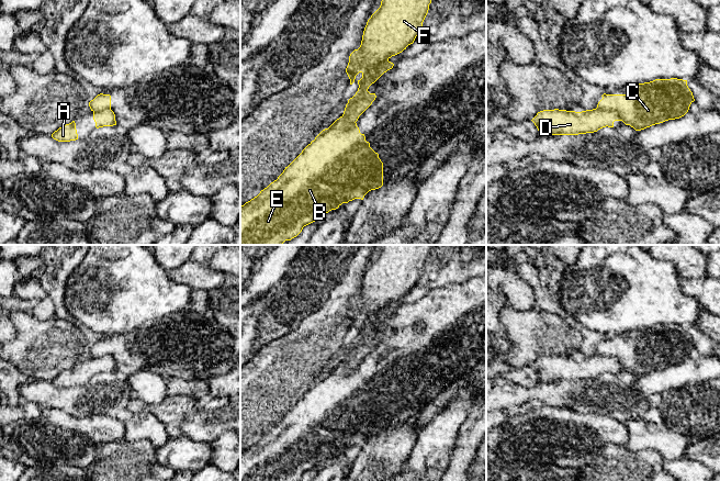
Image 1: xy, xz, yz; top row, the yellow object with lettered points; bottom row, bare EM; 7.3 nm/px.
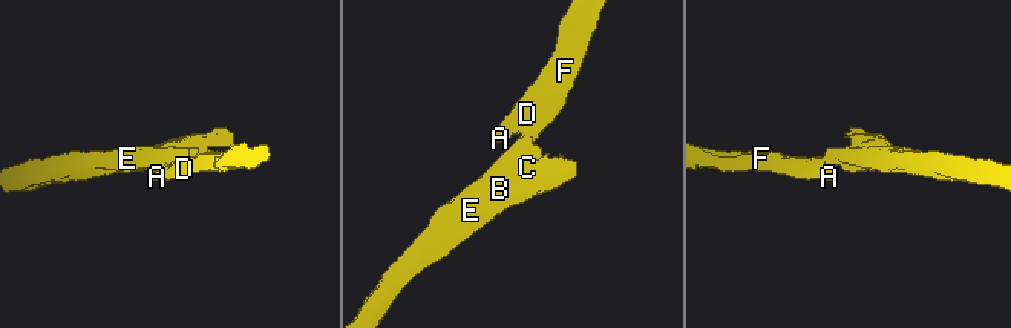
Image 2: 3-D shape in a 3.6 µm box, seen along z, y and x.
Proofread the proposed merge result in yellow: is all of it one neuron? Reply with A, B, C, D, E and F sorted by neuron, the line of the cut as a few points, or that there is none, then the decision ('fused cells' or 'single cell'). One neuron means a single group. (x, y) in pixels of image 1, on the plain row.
A D F / B C E; cut in yz along (597, 353), (604, 356), (614, 356), (621, 366); fused cells

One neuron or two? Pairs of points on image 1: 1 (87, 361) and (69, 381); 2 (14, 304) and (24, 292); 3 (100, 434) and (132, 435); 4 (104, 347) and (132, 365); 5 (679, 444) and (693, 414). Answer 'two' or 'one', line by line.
1: one
2: two
3: two
4: one
5: two

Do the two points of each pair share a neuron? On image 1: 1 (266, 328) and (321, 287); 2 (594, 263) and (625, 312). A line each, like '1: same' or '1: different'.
1: same
2: same

